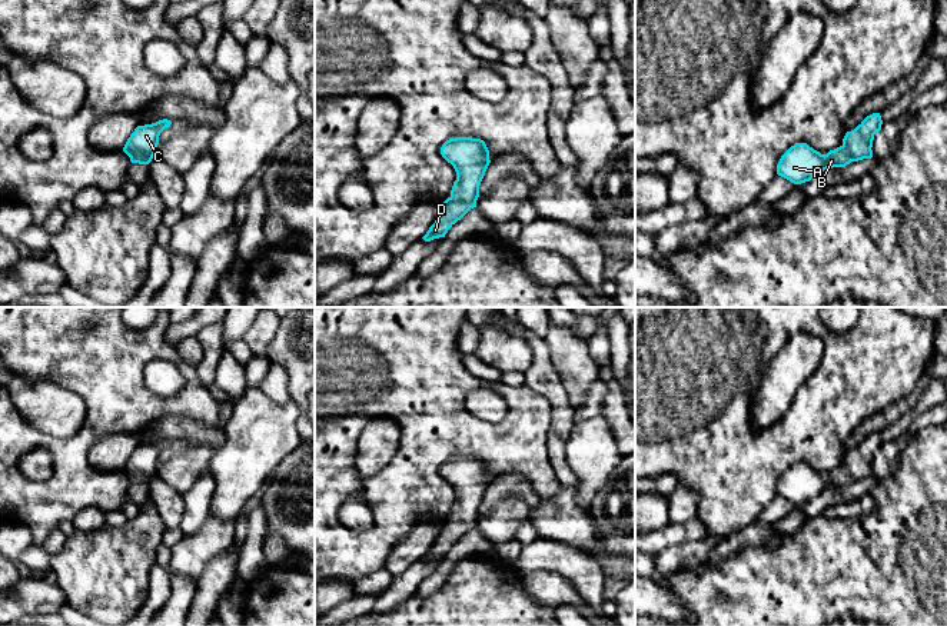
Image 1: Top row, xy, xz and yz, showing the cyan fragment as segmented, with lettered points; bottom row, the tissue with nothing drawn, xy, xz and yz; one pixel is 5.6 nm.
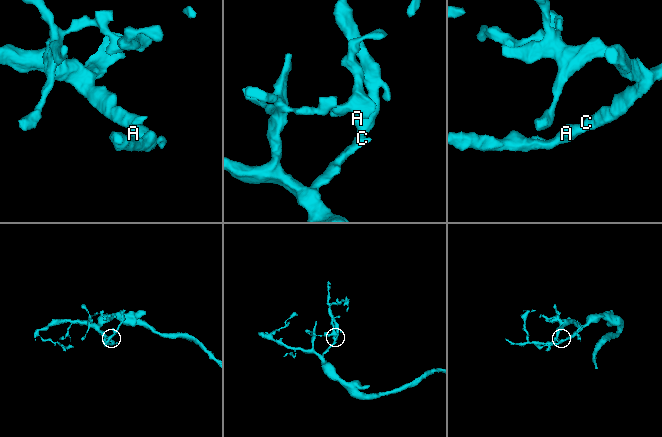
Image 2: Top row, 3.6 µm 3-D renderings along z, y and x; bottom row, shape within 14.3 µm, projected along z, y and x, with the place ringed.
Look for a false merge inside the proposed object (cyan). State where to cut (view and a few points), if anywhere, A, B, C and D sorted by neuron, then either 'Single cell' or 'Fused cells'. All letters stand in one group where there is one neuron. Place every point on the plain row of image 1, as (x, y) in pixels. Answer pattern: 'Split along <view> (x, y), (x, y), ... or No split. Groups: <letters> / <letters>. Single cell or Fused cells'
No split. Groups: A B C D. Single cell

